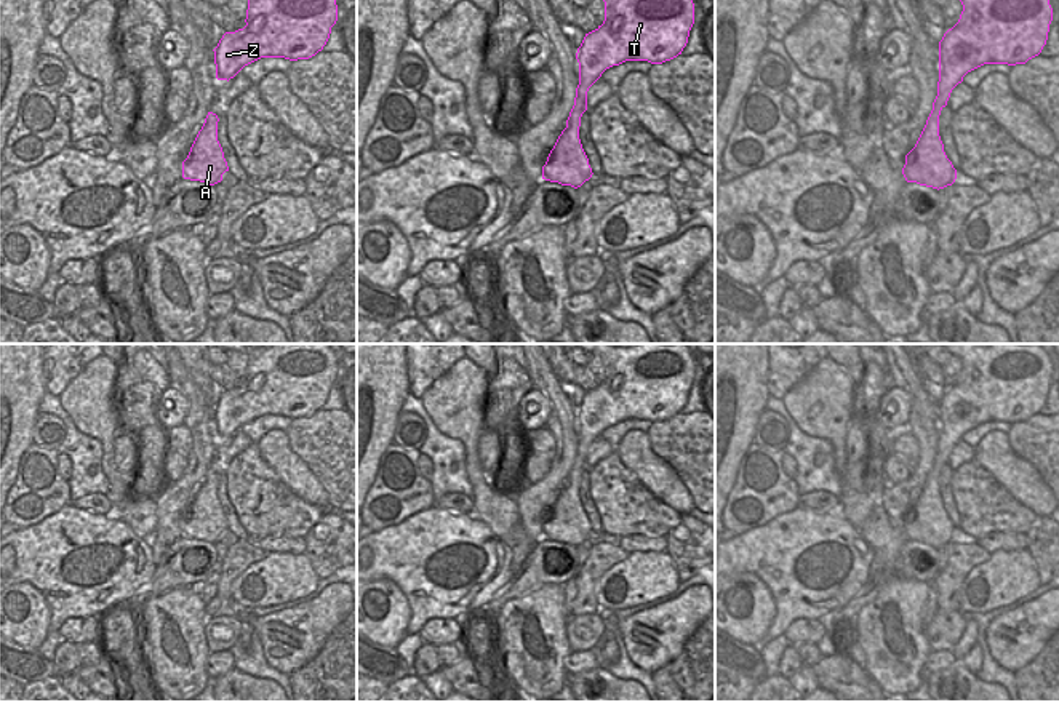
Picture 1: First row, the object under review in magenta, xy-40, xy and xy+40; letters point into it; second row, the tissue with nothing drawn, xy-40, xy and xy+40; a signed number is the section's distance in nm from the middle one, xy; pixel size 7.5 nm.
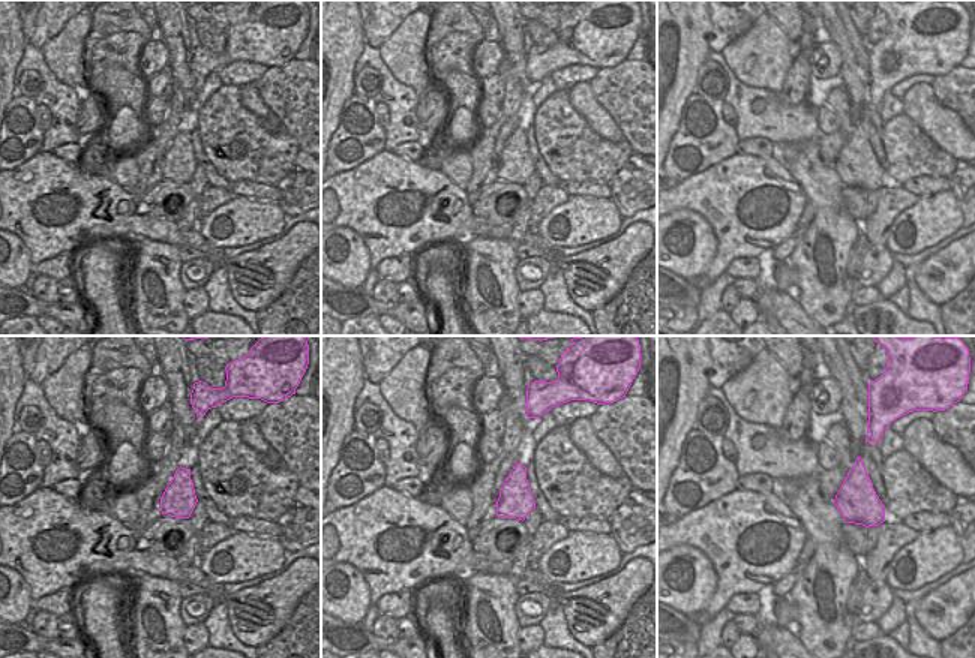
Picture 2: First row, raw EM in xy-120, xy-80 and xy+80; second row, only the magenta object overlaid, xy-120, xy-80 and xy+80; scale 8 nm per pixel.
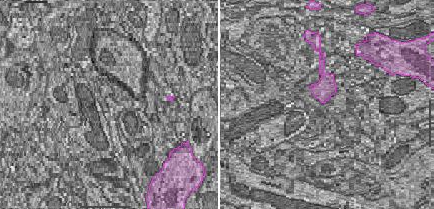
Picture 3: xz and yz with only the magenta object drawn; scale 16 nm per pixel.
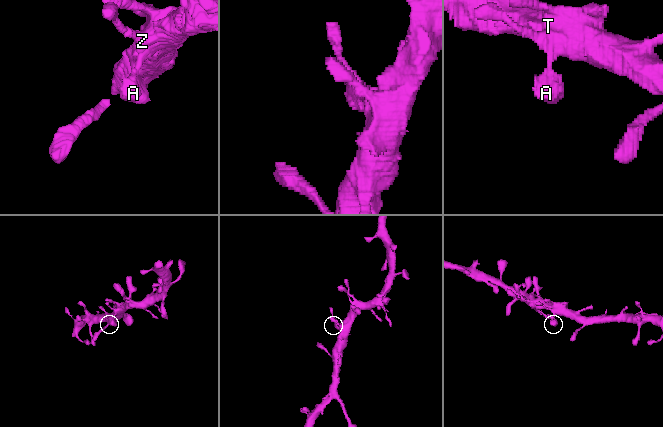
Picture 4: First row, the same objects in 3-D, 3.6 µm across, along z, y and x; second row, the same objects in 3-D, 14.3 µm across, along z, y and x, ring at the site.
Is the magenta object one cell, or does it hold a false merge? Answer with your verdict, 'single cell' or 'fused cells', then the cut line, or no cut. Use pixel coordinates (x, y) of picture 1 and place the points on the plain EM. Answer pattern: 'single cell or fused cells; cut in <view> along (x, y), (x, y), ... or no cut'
single cell; no cut

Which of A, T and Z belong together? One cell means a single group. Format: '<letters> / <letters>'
A T Z

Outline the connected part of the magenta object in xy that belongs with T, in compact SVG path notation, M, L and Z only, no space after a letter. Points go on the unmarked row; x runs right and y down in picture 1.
M565 344L597 353L605 360L605 379L585 392L577 406L579 443L566 486L542 525L542 537L581 545L592 536L579 497L587 449L601 432L625 419L662 422L681 413L694 382L694 361L686 344Z

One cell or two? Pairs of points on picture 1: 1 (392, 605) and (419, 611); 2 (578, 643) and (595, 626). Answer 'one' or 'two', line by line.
1: two
2: one

